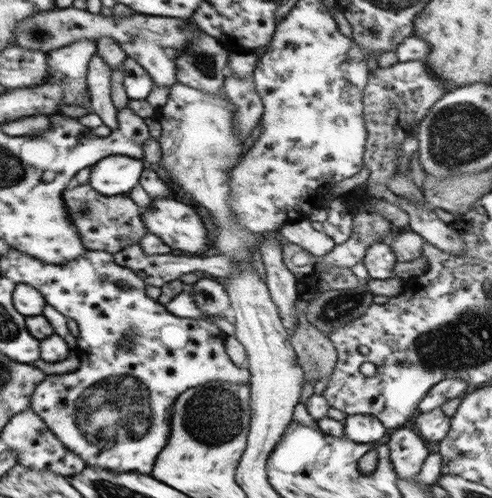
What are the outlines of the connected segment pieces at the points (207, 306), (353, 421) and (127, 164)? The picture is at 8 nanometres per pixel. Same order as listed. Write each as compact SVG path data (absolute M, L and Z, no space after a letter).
M205 275L199 281L188 285L188 291L192 293L200 310L203 310L208 316L231 313L231 302L222 280Z
M348 415L343 423L344 437L358 444L369 444L386 436L387 429L370 415Z
M114 155L91 165L88 184L104 196L124 195L137 184L145 162L130 156Z

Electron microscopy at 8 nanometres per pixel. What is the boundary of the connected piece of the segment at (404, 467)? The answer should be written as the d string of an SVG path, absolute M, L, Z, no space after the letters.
M399 428L390 434L390 458L400 479L415 481L430 450L416 431Z

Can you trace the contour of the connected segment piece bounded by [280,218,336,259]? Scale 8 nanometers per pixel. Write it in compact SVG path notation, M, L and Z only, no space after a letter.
M308 218L283 224L280 228L281 236L284 242L298 244L320 259L326 256L336 244L324 231L315 230L310 224Z

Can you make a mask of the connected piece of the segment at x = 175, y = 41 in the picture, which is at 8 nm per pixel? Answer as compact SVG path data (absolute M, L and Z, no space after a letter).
M74 6L36 13L20 21L16 26L16 45L30 50L38 49L46 54L80 39L97 41L102 37L113 38L128 57L139 62L142 68L147 70L156 86L168 87L177 83L177 56L182 54L189 46L189 42L197 36L189 26L183 26L183 20L178 18L147 16L139 13L130 17L106 18L100 13L92 14Z

